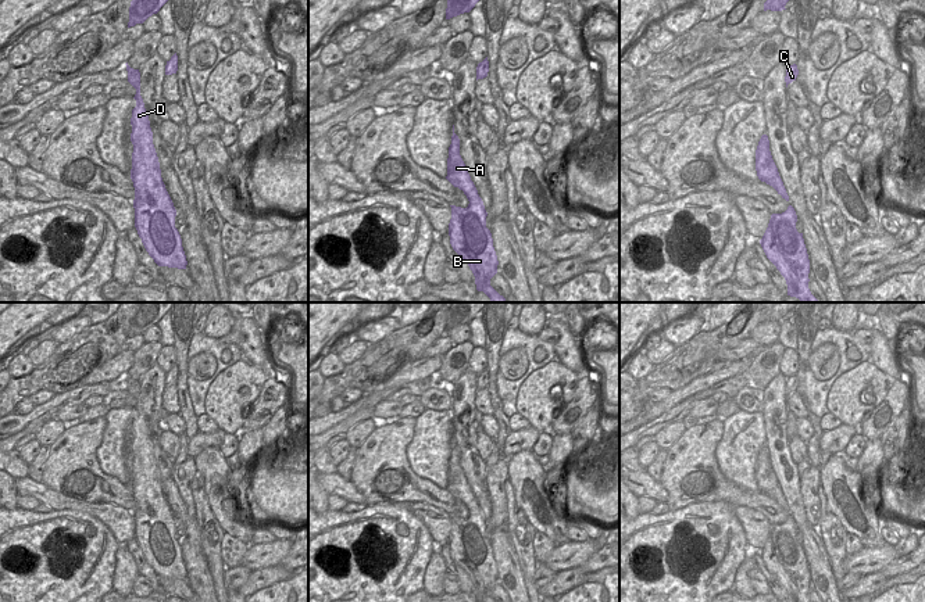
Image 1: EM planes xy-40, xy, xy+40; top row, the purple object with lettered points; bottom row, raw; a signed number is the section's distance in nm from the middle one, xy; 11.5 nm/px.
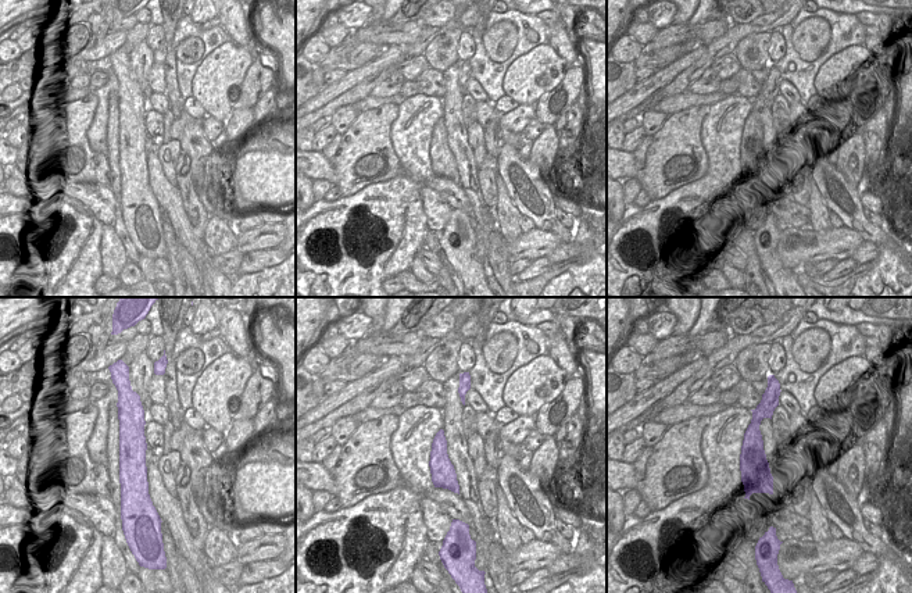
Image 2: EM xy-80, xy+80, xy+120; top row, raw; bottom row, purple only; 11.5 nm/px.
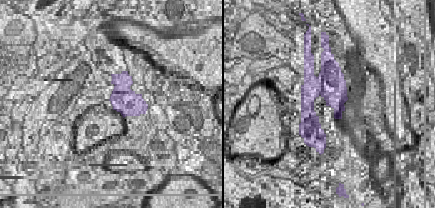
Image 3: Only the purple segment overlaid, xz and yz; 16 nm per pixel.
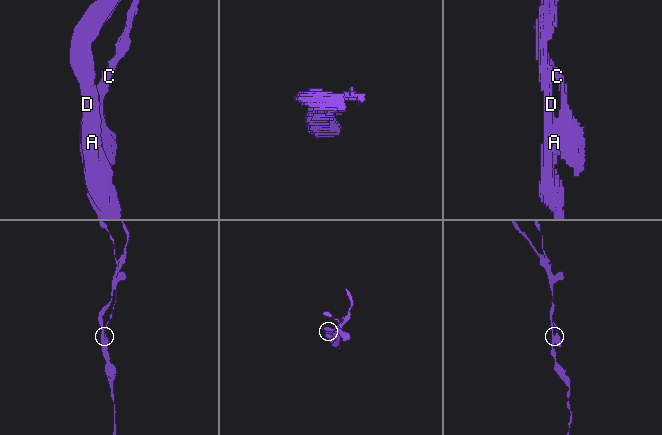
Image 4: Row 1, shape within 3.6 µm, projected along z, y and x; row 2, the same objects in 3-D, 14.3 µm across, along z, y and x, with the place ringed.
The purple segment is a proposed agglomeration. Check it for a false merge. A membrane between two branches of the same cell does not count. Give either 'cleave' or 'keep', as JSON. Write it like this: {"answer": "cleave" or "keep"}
{"answer": "cleave"}

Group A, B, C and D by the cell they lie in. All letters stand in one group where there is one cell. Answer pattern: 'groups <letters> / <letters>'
groups A B D / C

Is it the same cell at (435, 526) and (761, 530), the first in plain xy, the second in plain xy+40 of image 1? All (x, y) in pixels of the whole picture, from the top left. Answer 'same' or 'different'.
same

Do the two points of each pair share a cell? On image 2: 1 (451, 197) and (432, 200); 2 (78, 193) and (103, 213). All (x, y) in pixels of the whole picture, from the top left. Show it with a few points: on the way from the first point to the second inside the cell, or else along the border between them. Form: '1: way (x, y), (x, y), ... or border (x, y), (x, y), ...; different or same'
1: border (422, 186), (432, 188), (451, 209); different
2: way (83, 193), (97, 207); same

